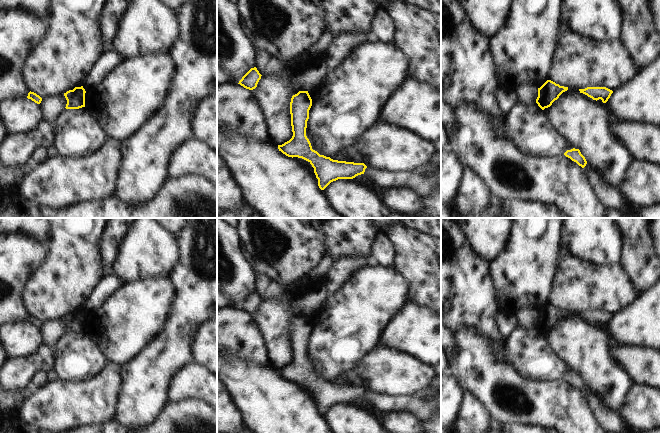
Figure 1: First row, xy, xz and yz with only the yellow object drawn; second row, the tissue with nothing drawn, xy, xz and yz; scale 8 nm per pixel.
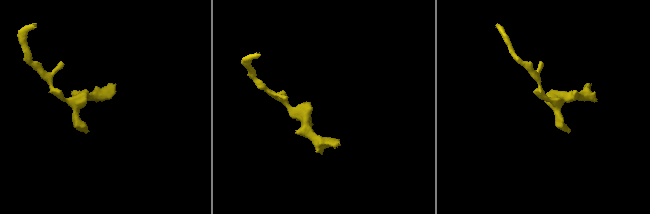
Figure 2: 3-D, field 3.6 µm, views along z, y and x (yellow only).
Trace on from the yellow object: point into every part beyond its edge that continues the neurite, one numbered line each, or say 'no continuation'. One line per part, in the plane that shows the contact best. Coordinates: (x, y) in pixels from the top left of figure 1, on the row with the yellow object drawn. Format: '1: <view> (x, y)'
1: yz (611, 197)

